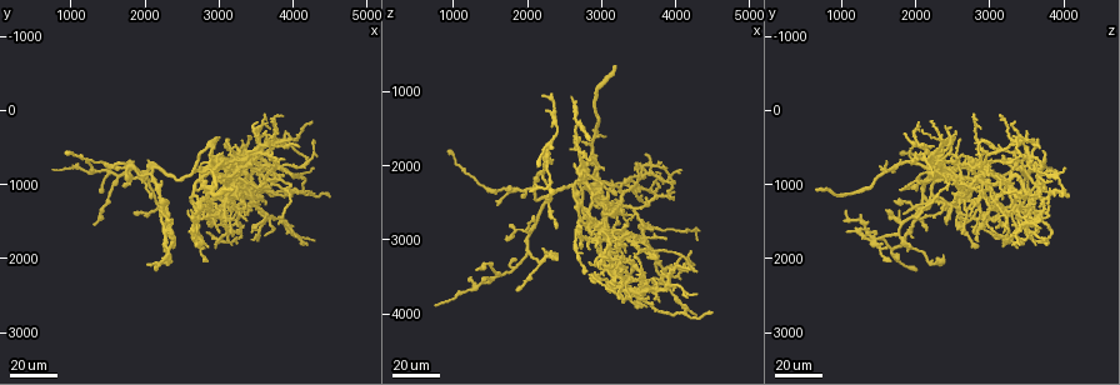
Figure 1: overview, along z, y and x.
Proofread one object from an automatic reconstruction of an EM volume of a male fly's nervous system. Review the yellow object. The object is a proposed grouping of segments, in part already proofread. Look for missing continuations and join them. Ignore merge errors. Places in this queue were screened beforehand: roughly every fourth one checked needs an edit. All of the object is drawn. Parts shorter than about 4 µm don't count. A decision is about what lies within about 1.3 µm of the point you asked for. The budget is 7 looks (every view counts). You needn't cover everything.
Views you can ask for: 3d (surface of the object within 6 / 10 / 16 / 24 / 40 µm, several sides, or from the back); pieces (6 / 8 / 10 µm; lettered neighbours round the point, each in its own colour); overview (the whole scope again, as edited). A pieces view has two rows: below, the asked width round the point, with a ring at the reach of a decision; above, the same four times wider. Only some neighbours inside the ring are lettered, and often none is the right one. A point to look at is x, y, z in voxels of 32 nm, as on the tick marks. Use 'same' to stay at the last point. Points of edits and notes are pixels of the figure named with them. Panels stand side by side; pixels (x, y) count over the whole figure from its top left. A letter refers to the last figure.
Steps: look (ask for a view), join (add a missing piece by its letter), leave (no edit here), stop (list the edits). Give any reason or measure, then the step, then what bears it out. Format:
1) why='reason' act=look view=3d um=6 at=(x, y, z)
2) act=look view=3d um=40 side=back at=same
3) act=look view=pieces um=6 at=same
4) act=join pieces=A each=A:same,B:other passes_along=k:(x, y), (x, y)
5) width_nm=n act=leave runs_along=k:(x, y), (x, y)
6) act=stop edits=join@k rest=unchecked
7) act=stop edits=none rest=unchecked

why='thin end' act=look view=3d um=40 at=(3150, 1650, 2600)

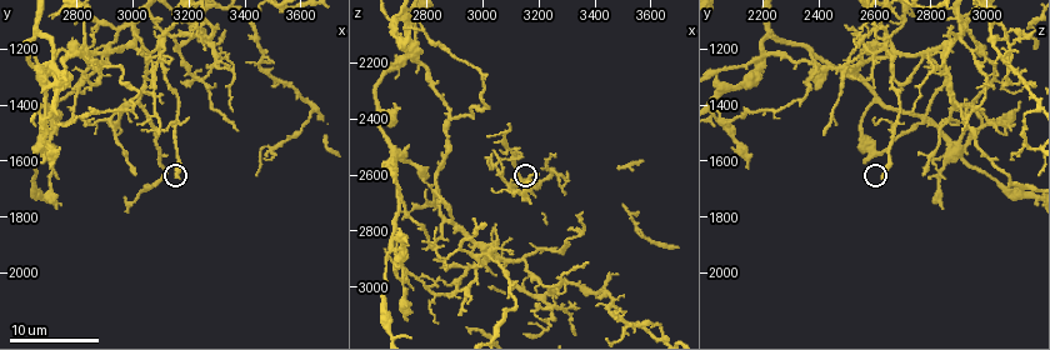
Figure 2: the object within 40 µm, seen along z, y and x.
why='see the neighbours' act=look view=pieces um=6 at=(3160, 1670, 2620)

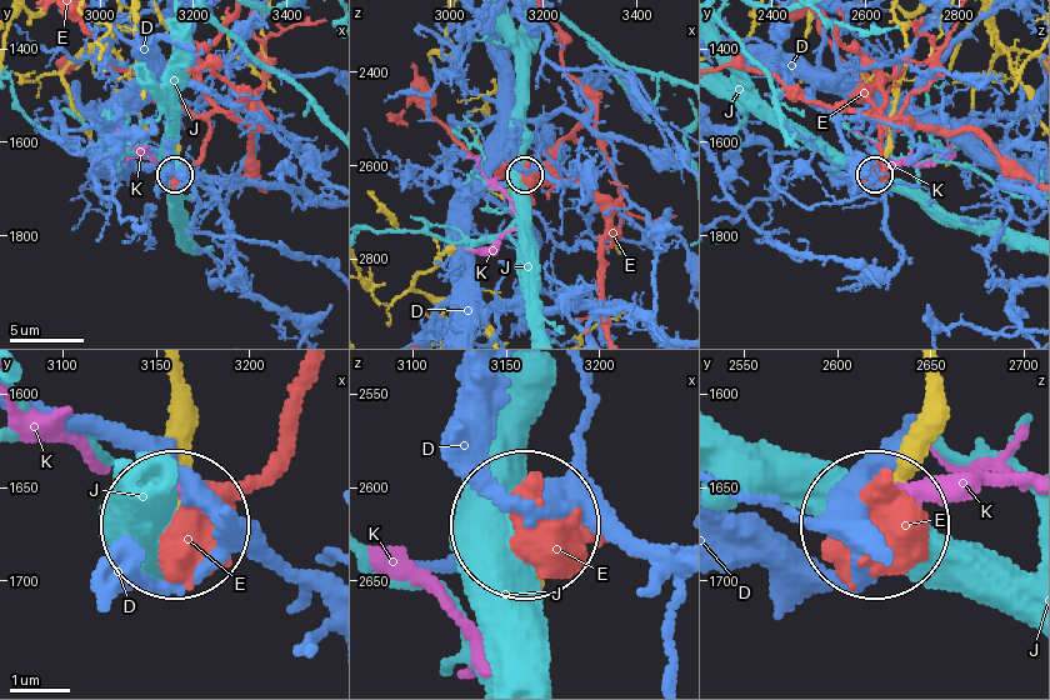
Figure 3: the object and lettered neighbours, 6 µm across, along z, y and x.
act=leave each=D:other,E:other,J:other,K:other found='no lettered piece goes on from it'

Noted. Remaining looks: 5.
why='thin end' act=look view=3d um=10 at=(2730, 1380, 3110)

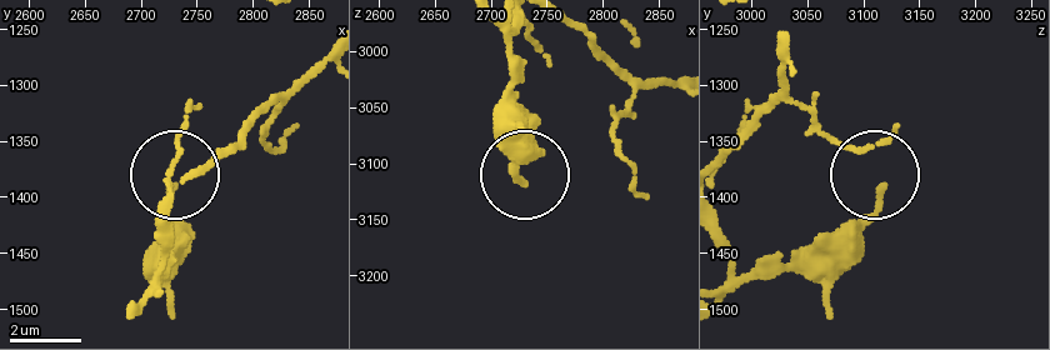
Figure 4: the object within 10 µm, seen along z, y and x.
act=look view=pieces um=8 at=(2728, 1390, 3116)

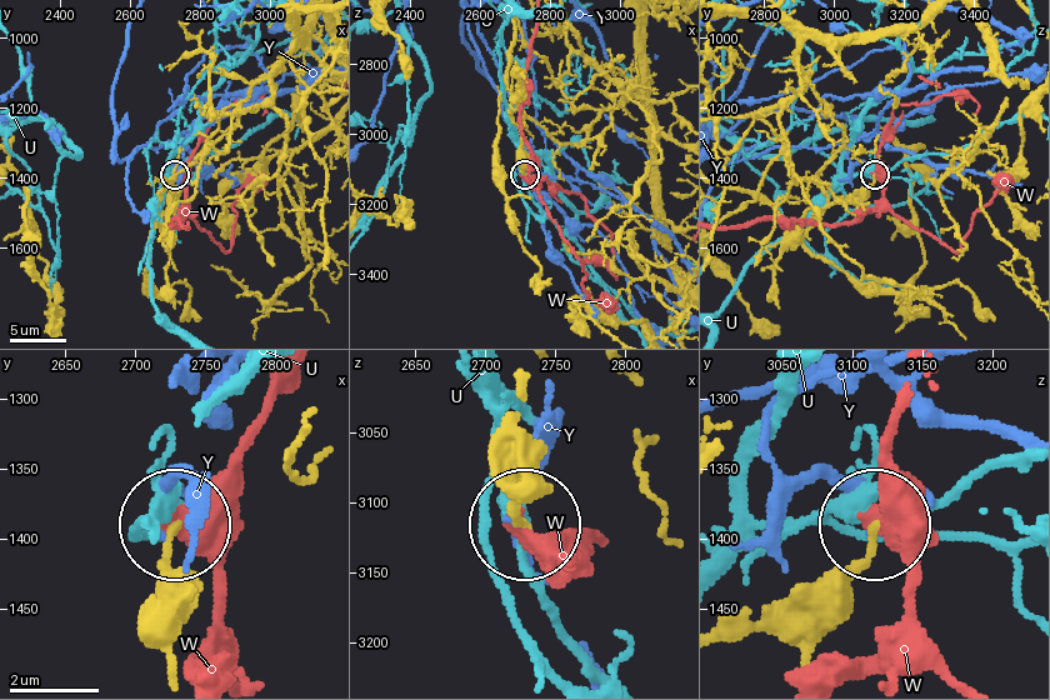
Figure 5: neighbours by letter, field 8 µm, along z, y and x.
act=leave each=U:other,W:other,Y:other runs_along=5:(155, 613), (155, 575), (174, 534) found='none of them fits'

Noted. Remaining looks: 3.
why='branch stops here' act=look view=3d um=40 at=(2750, 1050, 2000)

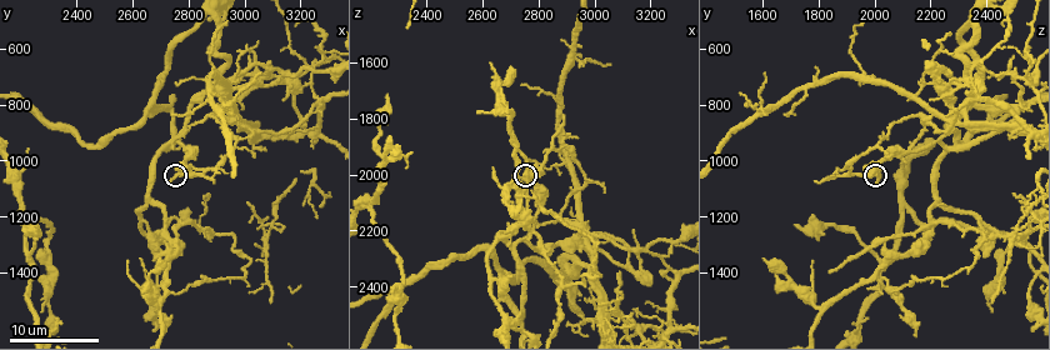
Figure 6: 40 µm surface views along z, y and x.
act=look view=pieces um=6 at=(2730, 1070, 2010)

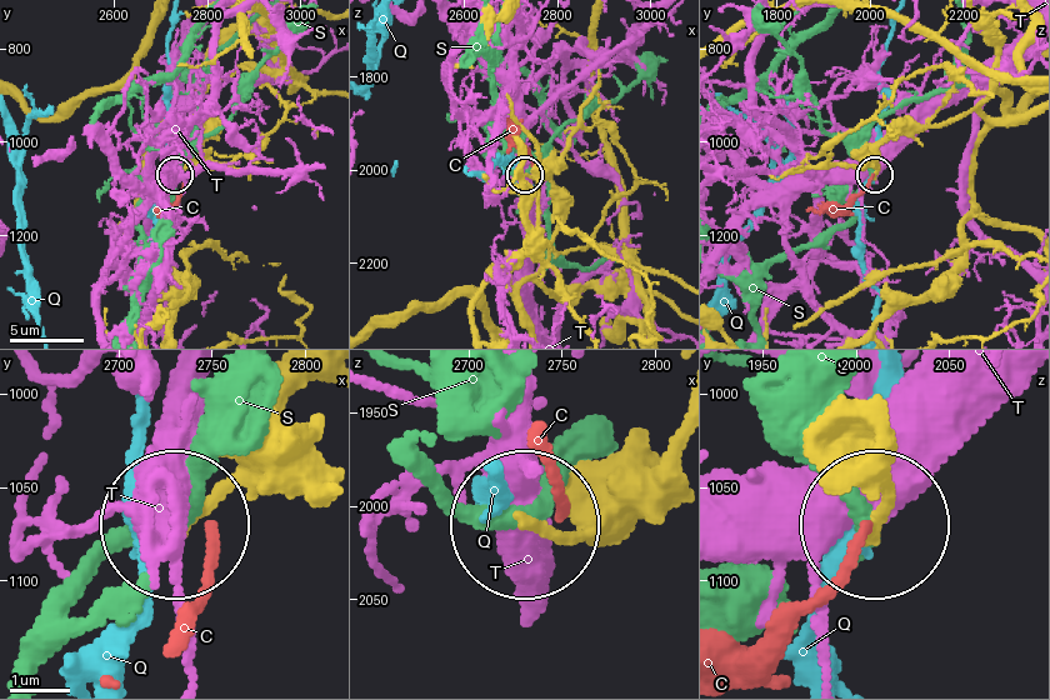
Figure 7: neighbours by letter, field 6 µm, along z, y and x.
act=leave each=C:other,Q:other,S:other,T:other found='no lettered piece goes on from it'

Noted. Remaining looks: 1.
act=stop edits=none rest=unchecked

